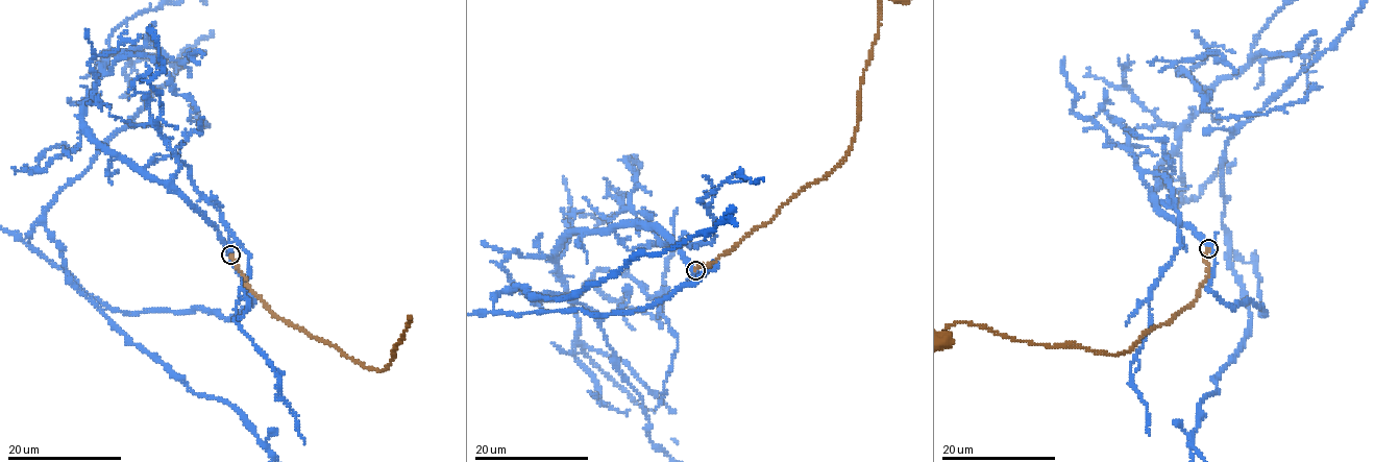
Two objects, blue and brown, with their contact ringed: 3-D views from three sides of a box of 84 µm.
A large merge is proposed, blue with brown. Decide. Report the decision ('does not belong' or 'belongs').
does not belong

